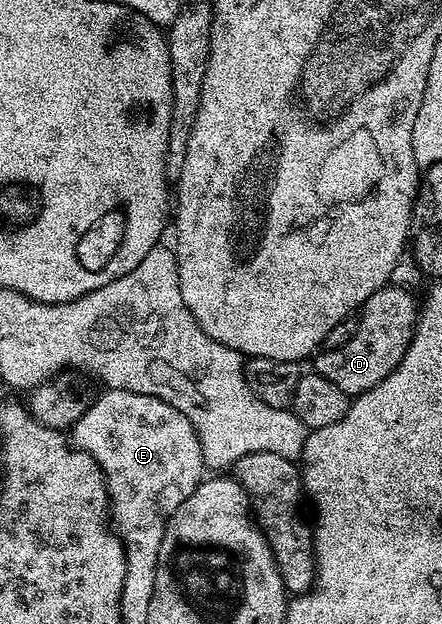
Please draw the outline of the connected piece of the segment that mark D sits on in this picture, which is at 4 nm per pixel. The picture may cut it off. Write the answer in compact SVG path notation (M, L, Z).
M387 286L376 290L376 294L369 296L360 309L360 315L357 317L358 329L354 337L348 342L344 342L344 346L319 351L312 360L313 371L328 378L328 382L333 382L335 386L340 386L340 390L344 390L346 395L351 398L372 390L372 386L380 386L380 382L384 382L384 378L388 378L388 374L392 374L392 370L396 370L396 366L400 366L414 337L420 311L419 301L414 301L414 295L415 293L411 289L397 286Z

